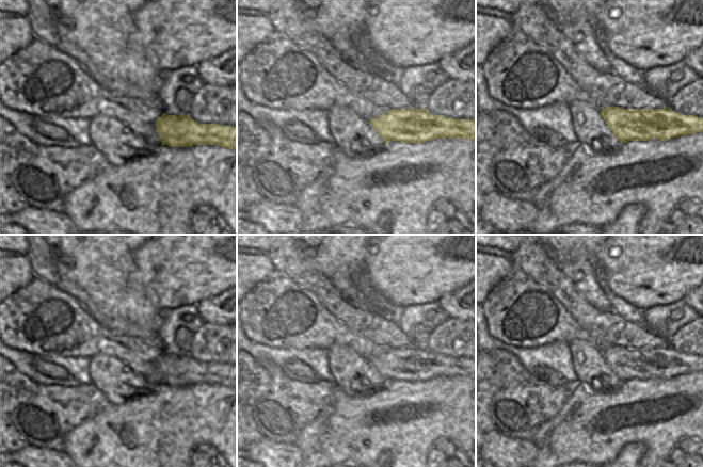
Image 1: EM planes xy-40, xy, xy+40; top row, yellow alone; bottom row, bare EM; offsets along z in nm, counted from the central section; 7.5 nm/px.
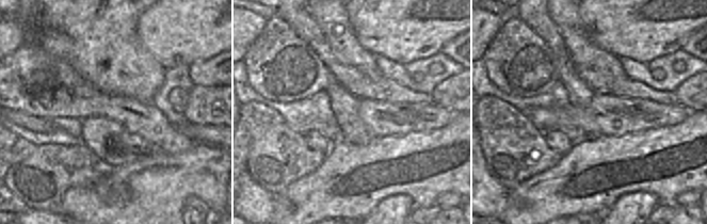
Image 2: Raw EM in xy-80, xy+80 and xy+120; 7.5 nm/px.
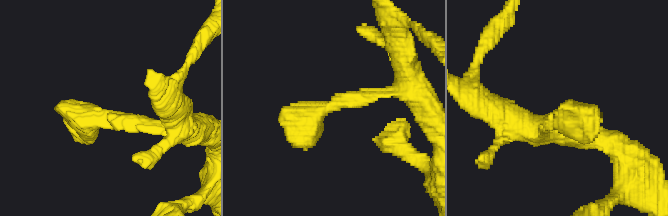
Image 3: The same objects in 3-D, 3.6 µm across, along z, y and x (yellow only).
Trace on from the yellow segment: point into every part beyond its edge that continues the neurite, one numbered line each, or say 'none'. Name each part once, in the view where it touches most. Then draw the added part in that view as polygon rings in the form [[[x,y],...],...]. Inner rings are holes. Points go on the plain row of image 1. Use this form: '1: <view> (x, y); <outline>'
none

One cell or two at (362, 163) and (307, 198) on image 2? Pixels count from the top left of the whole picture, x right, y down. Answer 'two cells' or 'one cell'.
one cell

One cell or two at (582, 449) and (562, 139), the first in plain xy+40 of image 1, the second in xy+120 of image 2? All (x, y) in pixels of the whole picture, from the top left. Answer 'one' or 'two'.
two

